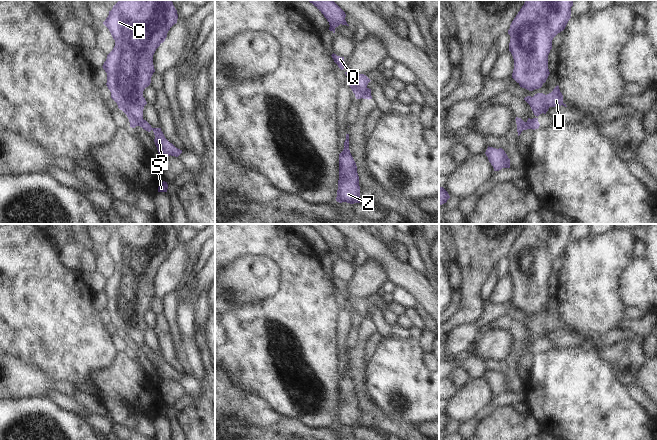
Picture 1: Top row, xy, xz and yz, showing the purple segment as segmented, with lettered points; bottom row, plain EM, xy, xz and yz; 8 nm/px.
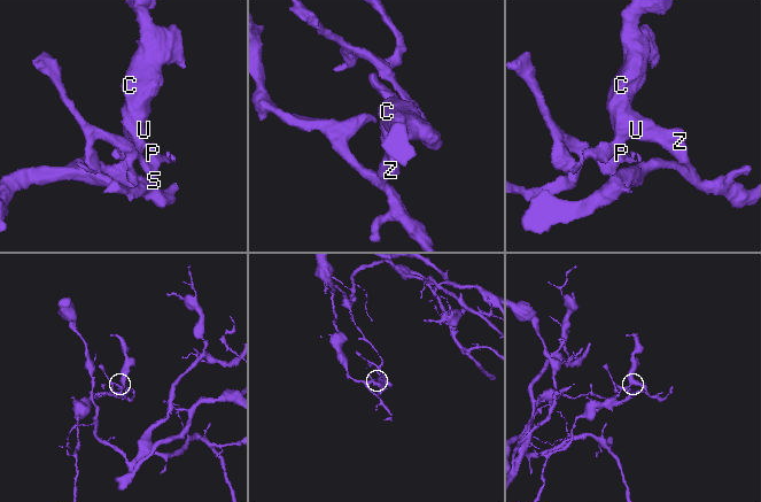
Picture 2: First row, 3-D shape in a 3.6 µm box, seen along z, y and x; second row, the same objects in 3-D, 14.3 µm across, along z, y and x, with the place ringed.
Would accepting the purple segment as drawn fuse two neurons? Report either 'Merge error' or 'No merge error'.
Merge error

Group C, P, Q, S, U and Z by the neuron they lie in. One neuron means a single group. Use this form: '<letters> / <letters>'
C Q U Z / P S

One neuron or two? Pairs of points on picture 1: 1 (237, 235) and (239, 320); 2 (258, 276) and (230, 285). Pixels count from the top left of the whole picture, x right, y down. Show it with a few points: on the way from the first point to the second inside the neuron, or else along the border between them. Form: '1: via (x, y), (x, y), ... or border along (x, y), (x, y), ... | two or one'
1: via (268, 246), (287, 265), (287, 291), (270, 308) | one
2: via (251, 279), (237, 284) | one

